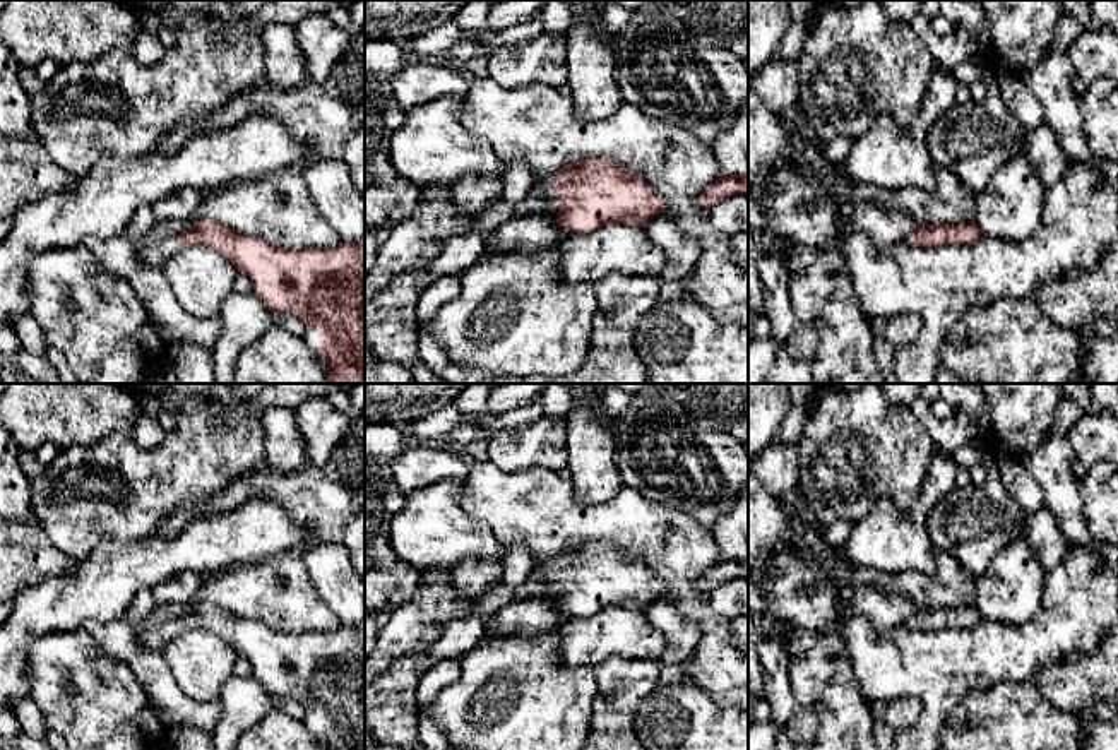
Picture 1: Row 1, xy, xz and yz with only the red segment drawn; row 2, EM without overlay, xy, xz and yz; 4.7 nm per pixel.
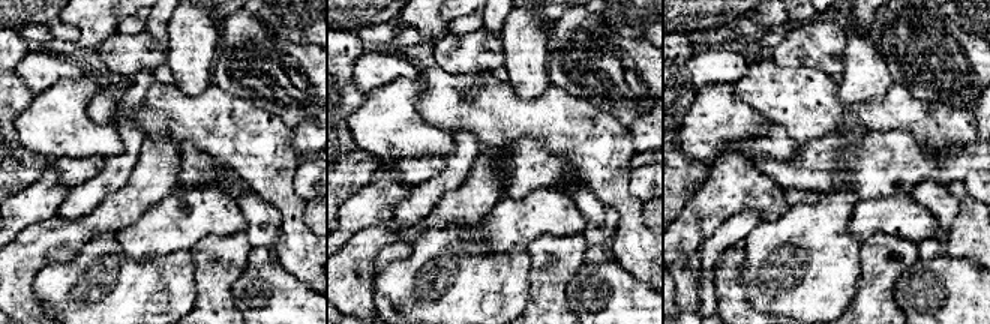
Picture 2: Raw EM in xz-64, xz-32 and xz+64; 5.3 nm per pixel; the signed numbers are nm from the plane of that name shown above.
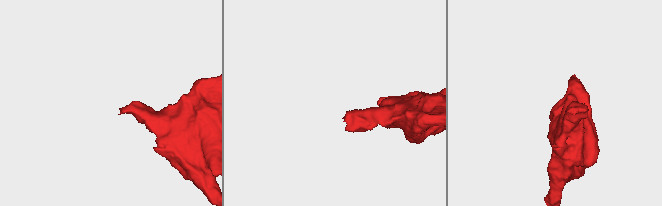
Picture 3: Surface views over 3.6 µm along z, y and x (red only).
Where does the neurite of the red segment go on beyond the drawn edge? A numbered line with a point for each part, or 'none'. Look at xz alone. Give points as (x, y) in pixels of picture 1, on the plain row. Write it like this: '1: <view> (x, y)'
1: xz (540, 583)

